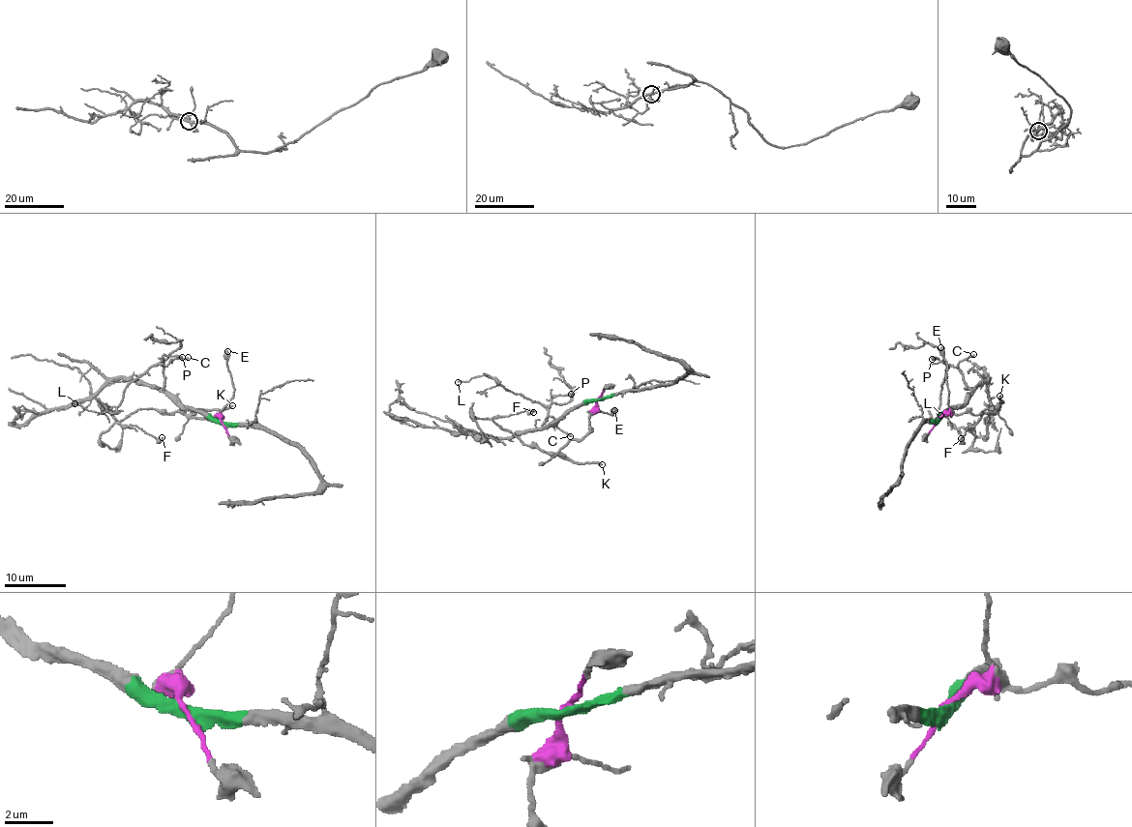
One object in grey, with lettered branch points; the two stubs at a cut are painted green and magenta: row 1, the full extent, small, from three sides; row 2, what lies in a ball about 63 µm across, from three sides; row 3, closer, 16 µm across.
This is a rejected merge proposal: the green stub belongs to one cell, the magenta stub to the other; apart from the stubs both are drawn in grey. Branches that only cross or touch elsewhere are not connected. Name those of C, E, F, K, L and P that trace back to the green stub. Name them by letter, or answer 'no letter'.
C, L, P

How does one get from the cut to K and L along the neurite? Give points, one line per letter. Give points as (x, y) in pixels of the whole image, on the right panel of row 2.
K: (937, 420), (953, 414), (994, 412), (1000, 403), (999, 396)
L: (938, 420), (957, 408), (971, 391), (964, 376), (952, 366), (946, 371), (939, 408), (932, 423), (940, 414)

